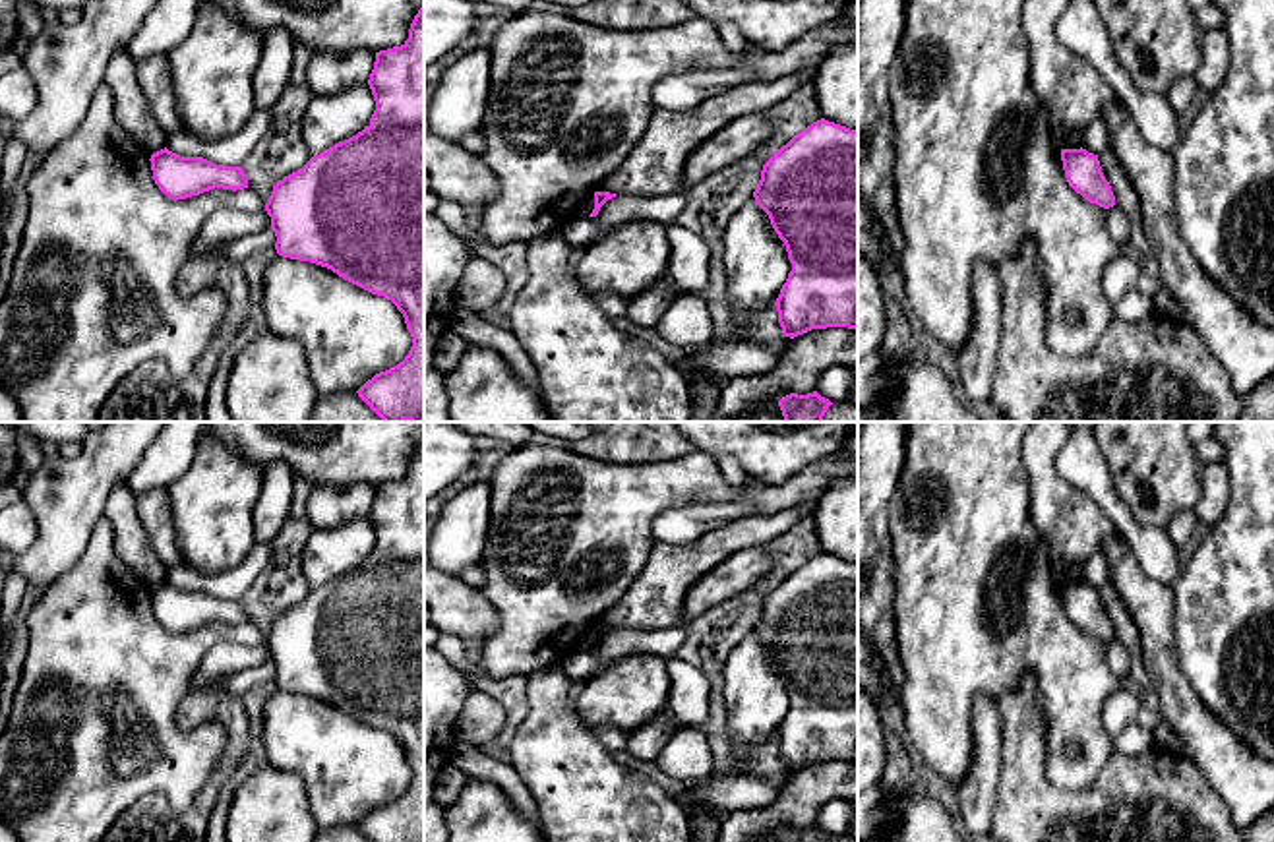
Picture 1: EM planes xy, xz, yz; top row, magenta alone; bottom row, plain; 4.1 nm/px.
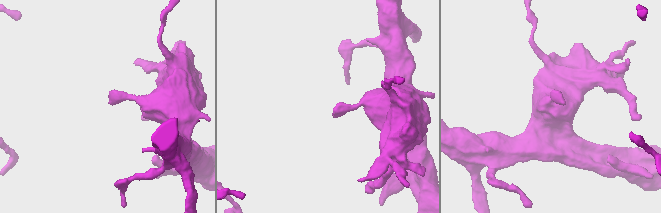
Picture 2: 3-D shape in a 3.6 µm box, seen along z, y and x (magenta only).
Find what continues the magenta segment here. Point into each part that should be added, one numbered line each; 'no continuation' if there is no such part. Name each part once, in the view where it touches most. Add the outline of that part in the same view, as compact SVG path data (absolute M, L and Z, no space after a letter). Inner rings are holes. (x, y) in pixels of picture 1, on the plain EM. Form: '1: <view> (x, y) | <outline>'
no continuation

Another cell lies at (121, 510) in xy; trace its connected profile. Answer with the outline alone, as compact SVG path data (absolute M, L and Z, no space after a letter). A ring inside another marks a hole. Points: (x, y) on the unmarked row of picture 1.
M118 482L105 505L103 517L114 532L114 548L126 567L130 567L147 586L167 581L167 567L157 559L137 517L136 497L126 482Z

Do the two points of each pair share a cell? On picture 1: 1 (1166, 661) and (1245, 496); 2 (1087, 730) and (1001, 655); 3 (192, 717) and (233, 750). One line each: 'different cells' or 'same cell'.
1: different cells
2: same cell
3: same cell

